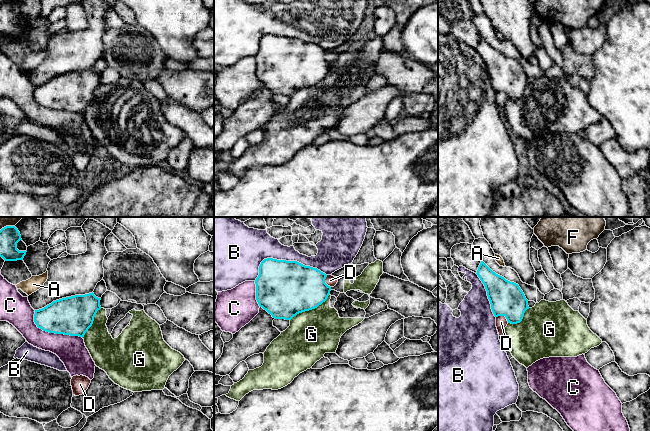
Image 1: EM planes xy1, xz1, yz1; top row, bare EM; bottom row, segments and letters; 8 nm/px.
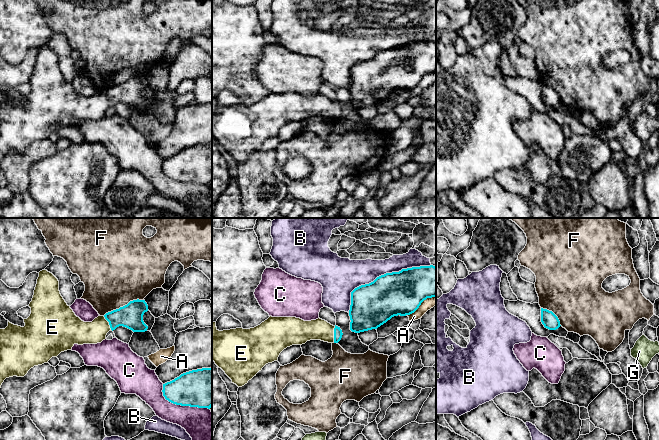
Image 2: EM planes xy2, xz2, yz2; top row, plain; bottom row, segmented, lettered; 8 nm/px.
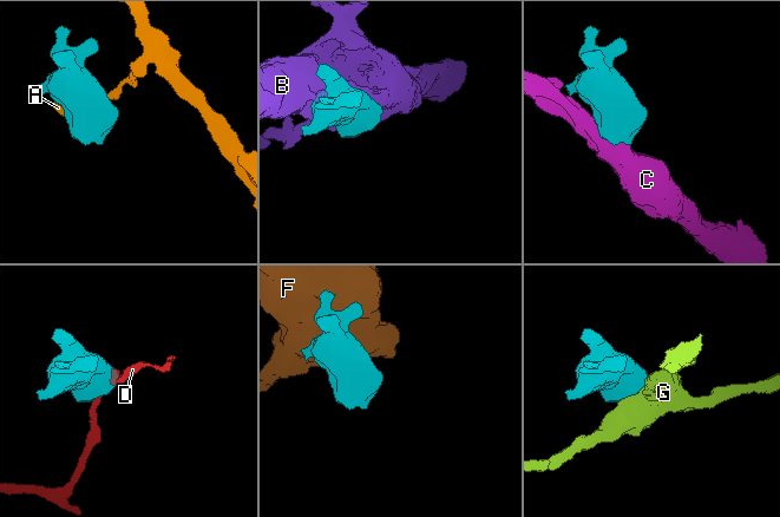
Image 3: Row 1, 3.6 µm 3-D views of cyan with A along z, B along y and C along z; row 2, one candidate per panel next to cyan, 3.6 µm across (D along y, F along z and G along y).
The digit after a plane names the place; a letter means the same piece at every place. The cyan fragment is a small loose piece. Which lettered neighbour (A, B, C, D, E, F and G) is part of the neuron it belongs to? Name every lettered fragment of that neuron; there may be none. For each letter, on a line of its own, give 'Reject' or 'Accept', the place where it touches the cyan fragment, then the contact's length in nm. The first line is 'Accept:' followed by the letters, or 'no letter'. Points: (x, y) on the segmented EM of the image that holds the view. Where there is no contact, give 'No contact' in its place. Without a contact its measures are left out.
Accept: E
A: Reject. Touches cyan at xz2 (420, 304). Shared border 280 nm
B: Reject. Touches cyan at xz2 (381, 275). Shared border 750 nm
C: Reject. Touches cyan at xy1 (52, 332). Shared border 460 nm
D: Reject. Touches cyan at yz1 (503, 315). Shared border 120 nm
E: Accept. Touches cyan at xz2 (334, 334). Shared border 140 nm
F: Reject. Touches cyan at xy2 (123, 306). Shared border 360 nm
G: Reject. Touches cyan at xz1 (311, 309). Shared border 380 nm

